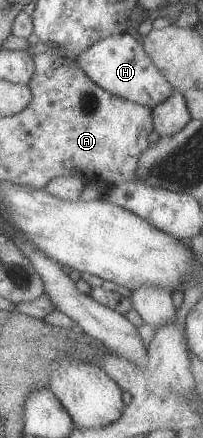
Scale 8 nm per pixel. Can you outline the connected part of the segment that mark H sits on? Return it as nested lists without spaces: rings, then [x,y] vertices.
[[[125,32],[92,43],[73,61],[82,69],[82,73],[103,91],[150,109],[172,95],[172,85],[156,70],[155,65],[152,65],[150,57],[142,49],[141,41]]]

